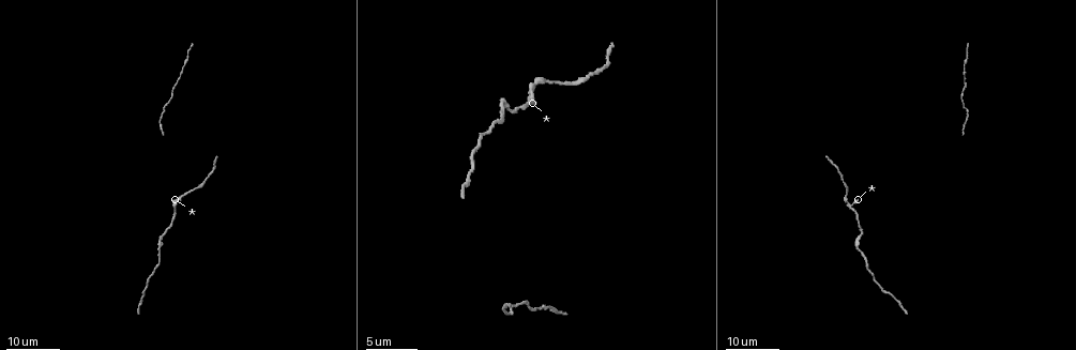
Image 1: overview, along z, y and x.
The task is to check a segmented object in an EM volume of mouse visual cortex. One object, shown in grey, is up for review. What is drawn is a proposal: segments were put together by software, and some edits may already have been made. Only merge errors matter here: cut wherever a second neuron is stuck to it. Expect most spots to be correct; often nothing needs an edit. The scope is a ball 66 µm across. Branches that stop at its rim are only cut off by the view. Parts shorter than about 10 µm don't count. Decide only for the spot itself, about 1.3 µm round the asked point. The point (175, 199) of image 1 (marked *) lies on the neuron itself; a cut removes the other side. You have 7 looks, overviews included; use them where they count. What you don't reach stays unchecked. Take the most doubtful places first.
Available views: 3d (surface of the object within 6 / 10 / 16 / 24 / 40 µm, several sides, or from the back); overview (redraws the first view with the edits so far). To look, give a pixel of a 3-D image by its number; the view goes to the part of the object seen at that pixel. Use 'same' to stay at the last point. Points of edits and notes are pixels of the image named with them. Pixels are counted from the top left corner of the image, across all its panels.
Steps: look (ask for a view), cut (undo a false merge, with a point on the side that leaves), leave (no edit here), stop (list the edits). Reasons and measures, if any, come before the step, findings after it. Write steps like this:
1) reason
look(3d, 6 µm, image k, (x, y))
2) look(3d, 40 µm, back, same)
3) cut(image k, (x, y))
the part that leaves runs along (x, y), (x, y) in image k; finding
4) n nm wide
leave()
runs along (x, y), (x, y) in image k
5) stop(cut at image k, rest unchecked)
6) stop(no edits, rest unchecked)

look(3d, 24 µm, image 1, (530, 86))

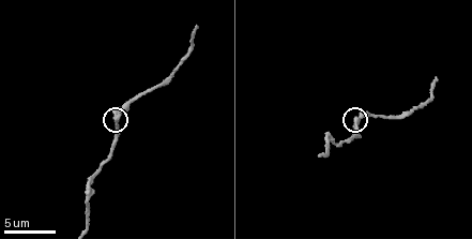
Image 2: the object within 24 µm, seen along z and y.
look(3d, 10 µm, image 2, (357, 122))

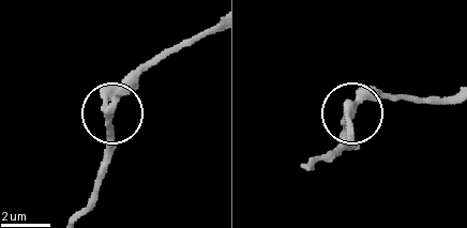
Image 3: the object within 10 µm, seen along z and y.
look(3d, 6 µm, image 3, (110, 117))

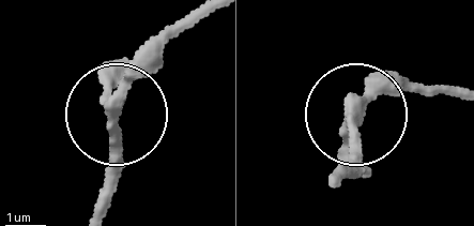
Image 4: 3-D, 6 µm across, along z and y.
leave()
continuous, no second neuron

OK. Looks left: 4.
calibre changes
look(3d, 6 µm, image 2, (392, 117))

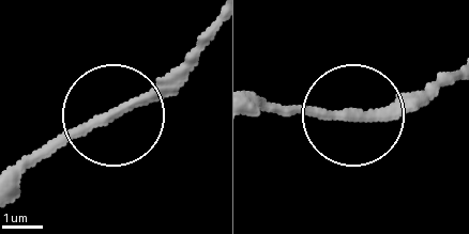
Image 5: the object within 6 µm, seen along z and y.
leave()
runs along (16, 178), (149, 97), (186, 60) in image 5; all the same neuron

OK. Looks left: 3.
look(3d, 16 µm, image 2, (326, 138))

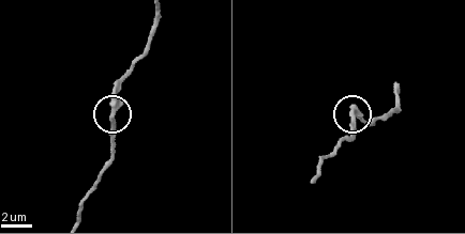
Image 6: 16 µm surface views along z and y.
look(3d, 16 µm, back, image 6, (351, 115))

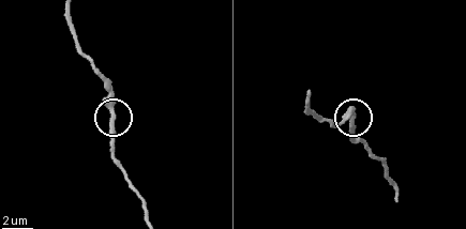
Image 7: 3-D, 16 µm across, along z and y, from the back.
290 nm wide
leave()
one neuron here

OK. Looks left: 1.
stop(no edits, rest unchecked)

